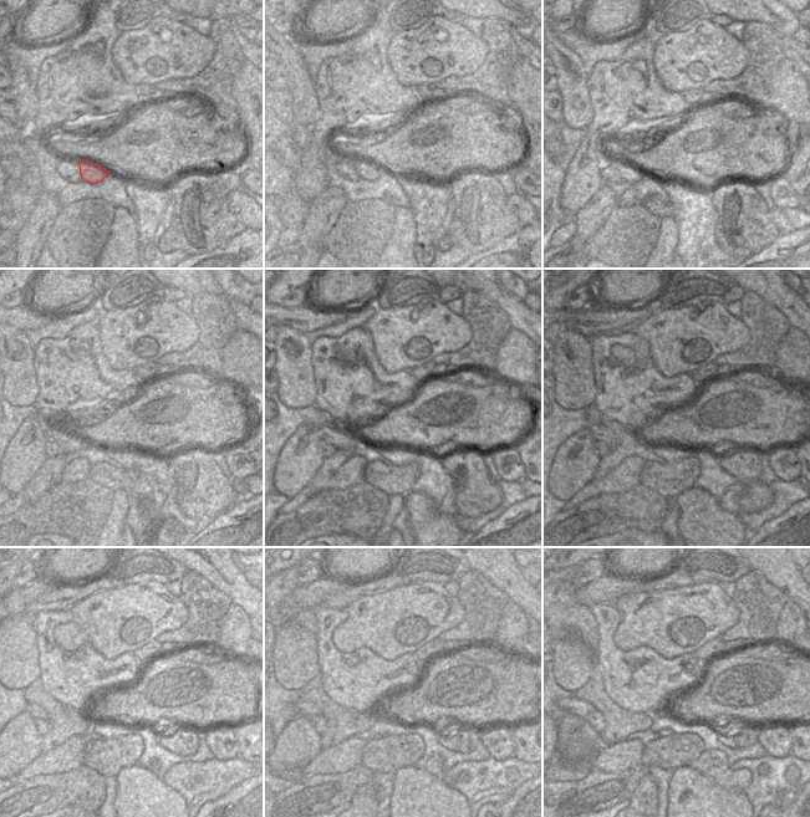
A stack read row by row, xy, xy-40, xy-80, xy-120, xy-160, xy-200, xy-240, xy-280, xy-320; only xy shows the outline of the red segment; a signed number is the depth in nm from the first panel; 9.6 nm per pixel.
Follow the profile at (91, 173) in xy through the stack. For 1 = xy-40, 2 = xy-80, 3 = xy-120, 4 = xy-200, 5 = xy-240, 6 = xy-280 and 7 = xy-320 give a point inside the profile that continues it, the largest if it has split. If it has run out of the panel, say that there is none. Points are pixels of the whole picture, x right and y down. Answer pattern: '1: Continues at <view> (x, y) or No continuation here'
1: Continues at xy-40 (366, 170)
2: Continues at xy-80 (641, 168)
3: Continues at xy-120 (66, 440)
4: Continues at xy-200 (600, 433)
5: Continues at xy-240 (32, 709)
6: Continues at xy-280 (306, 709)
7: Continues at xy-320 (572, 705)

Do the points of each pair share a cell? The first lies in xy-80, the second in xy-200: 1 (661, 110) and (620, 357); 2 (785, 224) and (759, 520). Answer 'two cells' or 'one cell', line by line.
1: two cells
2: two cells

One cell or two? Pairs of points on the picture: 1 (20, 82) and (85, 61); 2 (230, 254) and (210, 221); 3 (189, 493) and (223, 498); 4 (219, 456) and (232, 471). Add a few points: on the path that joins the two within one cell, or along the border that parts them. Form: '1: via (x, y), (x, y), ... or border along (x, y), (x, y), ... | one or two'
1: border along (36, 88), (37, 115), (35, 118) | two
2: border along (244, 228), (222, 246), (198, 255) | two
3: via (198, 493), (214, 495) | one
4: via (223, 460), (230, 468) | one

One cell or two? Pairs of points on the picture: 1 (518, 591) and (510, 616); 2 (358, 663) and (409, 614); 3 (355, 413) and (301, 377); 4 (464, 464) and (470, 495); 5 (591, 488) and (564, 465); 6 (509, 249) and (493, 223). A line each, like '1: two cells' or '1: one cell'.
1: two cells
2: two cells
3: two cells
4: one cell
5: two cells
6: two cells

